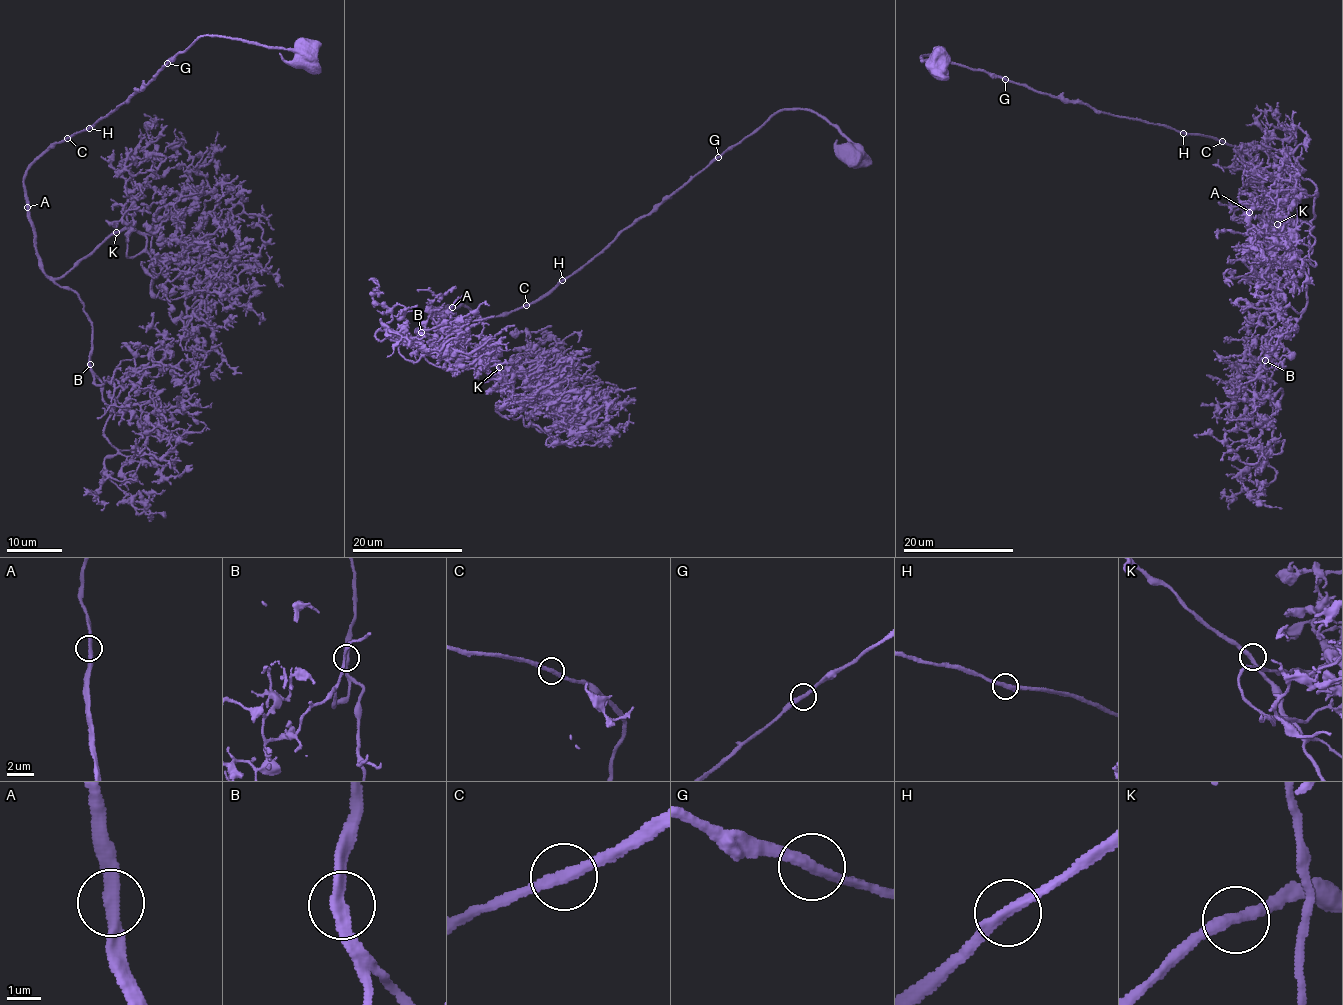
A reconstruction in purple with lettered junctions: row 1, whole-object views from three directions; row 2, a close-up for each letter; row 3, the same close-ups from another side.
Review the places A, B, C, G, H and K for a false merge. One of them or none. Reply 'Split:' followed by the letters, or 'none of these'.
Split: none of these

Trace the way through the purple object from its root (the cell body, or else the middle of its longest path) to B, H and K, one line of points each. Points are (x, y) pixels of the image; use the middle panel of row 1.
B: (855, 156), (815, 113), (780, 109), (534, 301), (485, 318), (438, 305), (442, 338), (420, 332)
H: (855, 156), (849, 155), (846, 138), (815, 113), (780, 109), (562, 280)
K: (855, 156), (815, 113), (780, 109), (534, 301), (485, 318), (460, 305), (432, 309), (499, 367)

